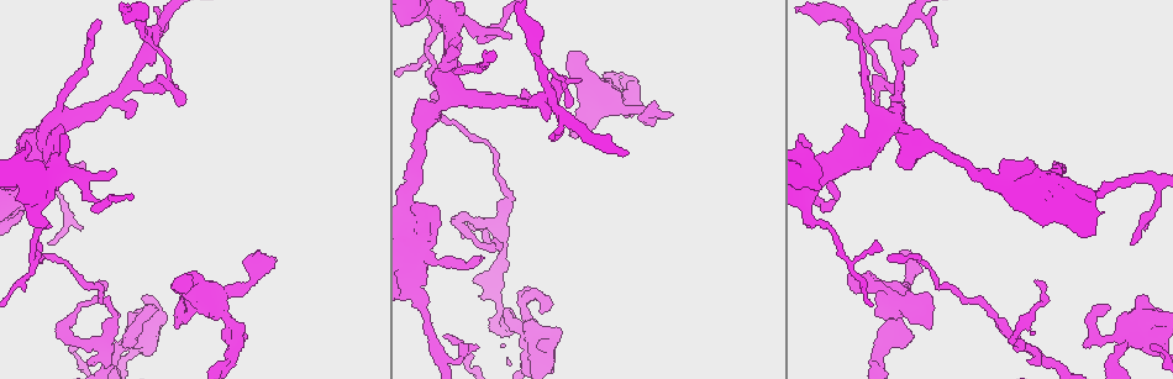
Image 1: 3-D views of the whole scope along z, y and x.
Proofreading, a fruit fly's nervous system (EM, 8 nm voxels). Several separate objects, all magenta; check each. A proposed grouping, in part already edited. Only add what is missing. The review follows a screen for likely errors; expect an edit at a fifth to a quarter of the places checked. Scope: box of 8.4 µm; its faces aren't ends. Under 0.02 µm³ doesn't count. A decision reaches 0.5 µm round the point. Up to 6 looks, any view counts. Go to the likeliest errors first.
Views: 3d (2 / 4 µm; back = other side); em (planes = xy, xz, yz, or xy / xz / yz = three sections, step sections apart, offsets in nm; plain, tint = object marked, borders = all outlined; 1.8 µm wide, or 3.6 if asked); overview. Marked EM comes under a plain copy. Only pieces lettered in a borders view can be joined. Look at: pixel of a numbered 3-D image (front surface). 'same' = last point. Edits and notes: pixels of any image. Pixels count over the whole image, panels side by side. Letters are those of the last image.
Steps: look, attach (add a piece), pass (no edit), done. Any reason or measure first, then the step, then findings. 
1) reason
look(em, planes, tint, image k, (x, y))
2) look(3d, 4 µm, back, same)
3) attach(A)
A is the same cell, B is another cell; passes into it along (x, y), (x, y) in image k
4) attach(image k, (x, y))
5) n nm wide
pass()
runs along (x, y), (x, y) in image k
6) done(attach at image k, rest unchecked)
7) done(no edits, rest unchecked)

free end
look(em, xz, step 16, borders, image 1, (579, 53))

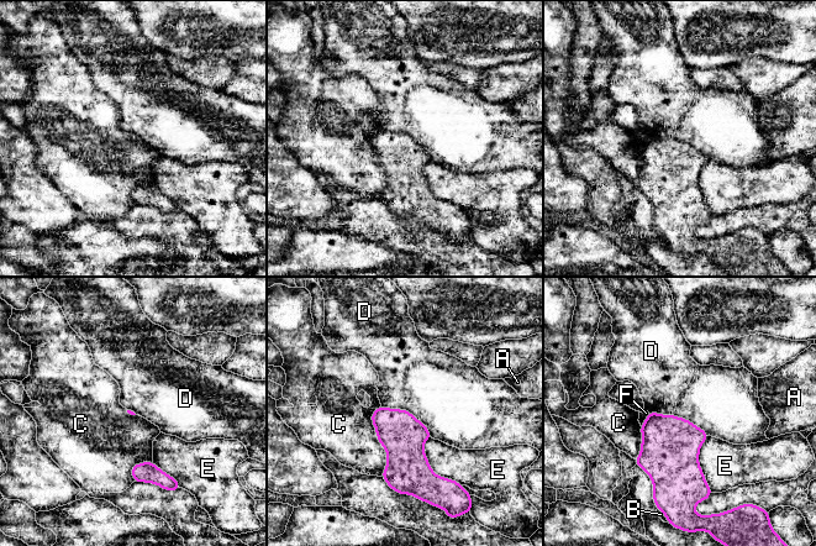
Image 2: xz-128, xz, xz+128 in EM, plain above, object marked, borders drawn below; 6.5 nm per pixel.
look(em, planes, borders, same)

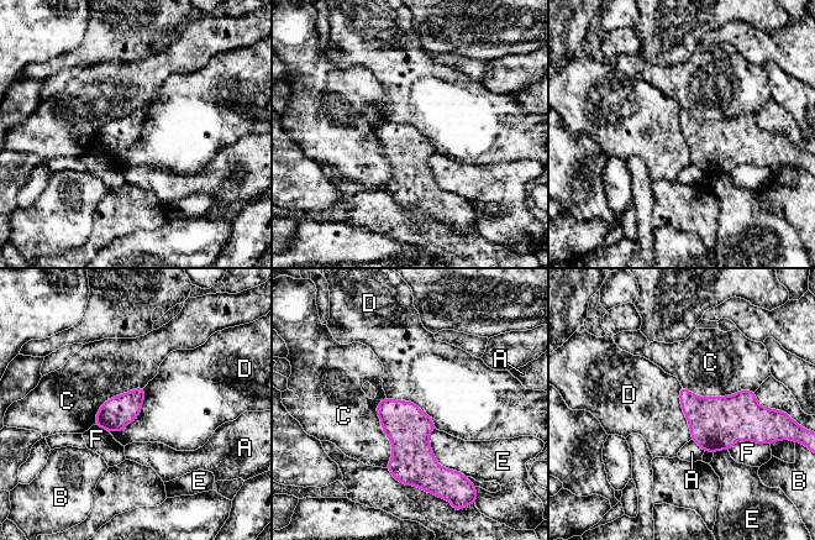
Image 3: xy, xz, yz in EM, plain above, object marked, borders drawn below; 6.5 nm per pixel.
pass()
A, B, C, D, E and F are other cells; border along (143, 388), (141, 413), (109, 431) in image 3; no lettered piece goes on from it

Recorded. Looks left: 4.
an open end
look(3d, 2 µm, image 1, (653, 102))

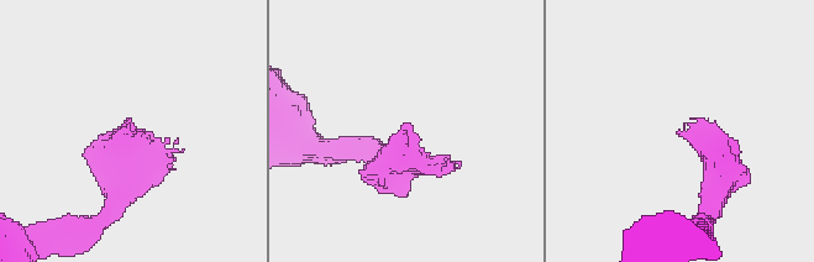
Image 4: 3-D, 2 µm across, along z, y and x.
shape alone is not enough
look(em, xz, step 4, borders, image 4, (409, 127))

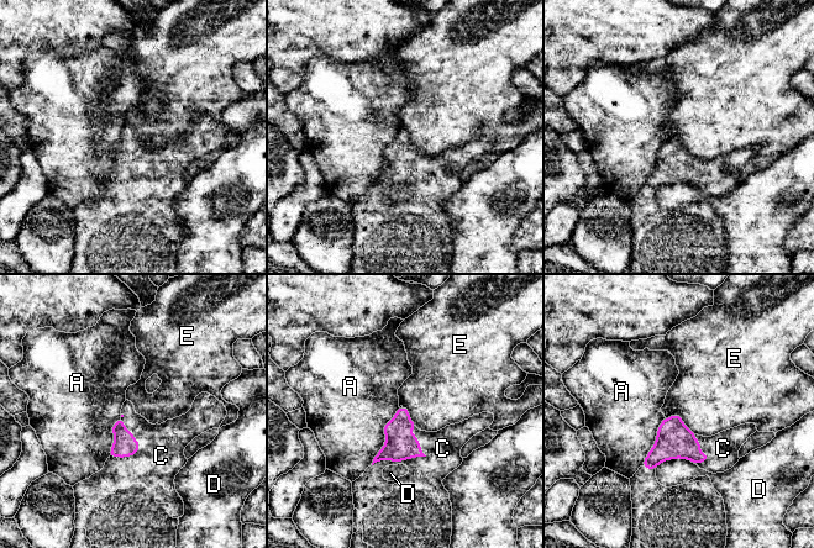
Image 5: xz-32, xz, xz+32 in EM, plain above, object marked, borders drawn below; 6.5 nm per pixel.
another direction
look(em, planes, borders, same)

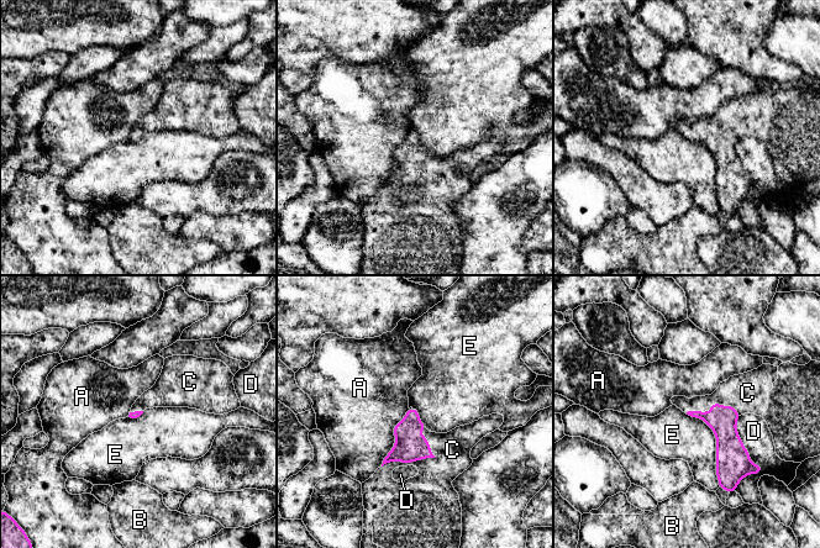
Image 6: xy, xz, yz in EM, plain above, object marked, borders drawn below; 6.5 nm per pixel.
attach(C)
C is the same cell, A, B, D and E are other cells; passes into it along (410, 446), (422, 458), (452, 449) in image 6; the cell continues

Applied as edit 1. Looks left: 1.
done(attach at image 6, rest unchecked)

